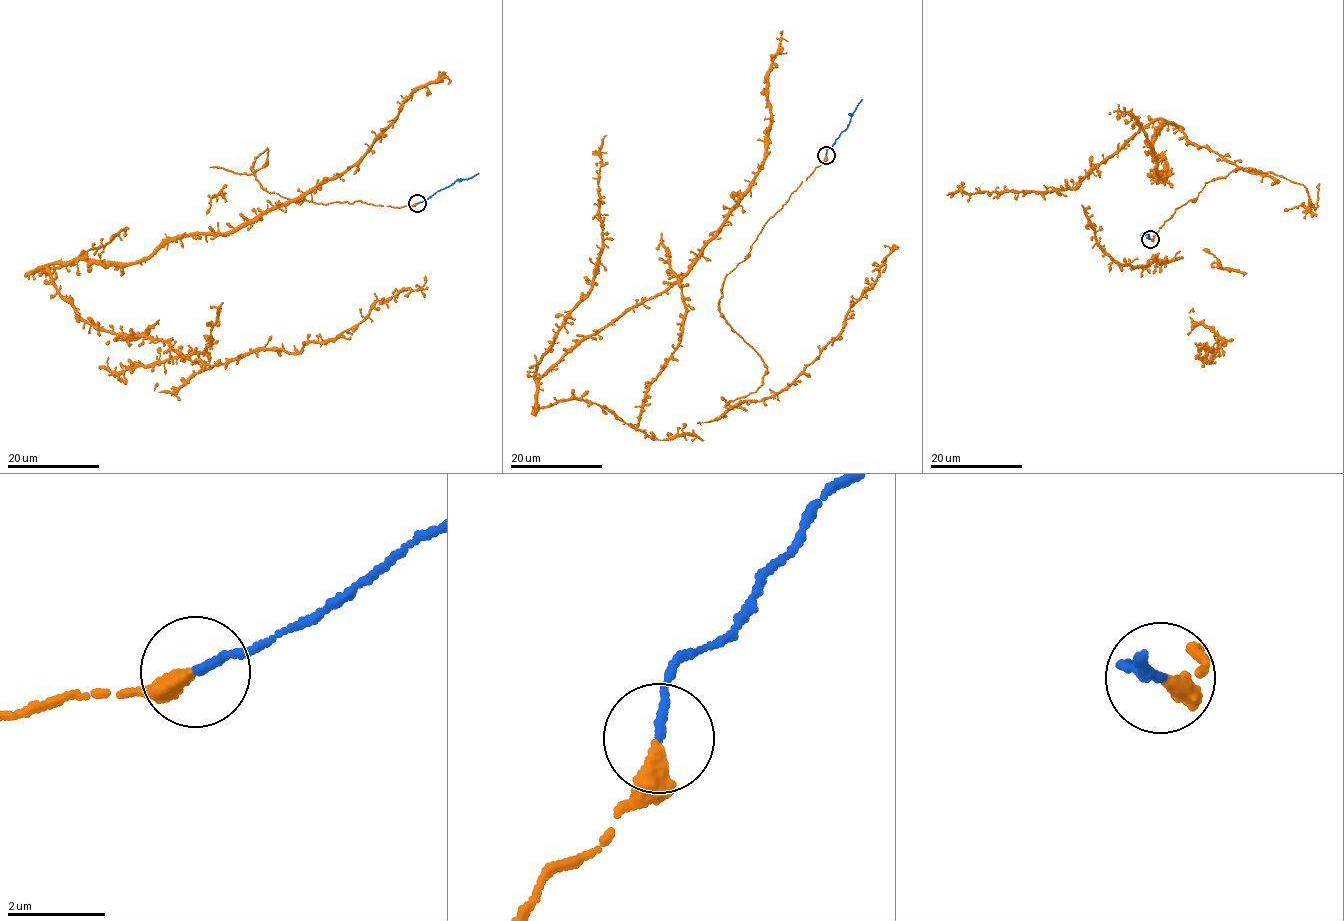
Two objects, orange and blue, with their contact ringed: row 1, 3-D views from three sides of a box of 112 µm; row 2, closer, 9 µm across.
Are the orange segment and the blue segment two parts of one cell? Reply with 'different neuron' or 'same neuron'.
same neuron

